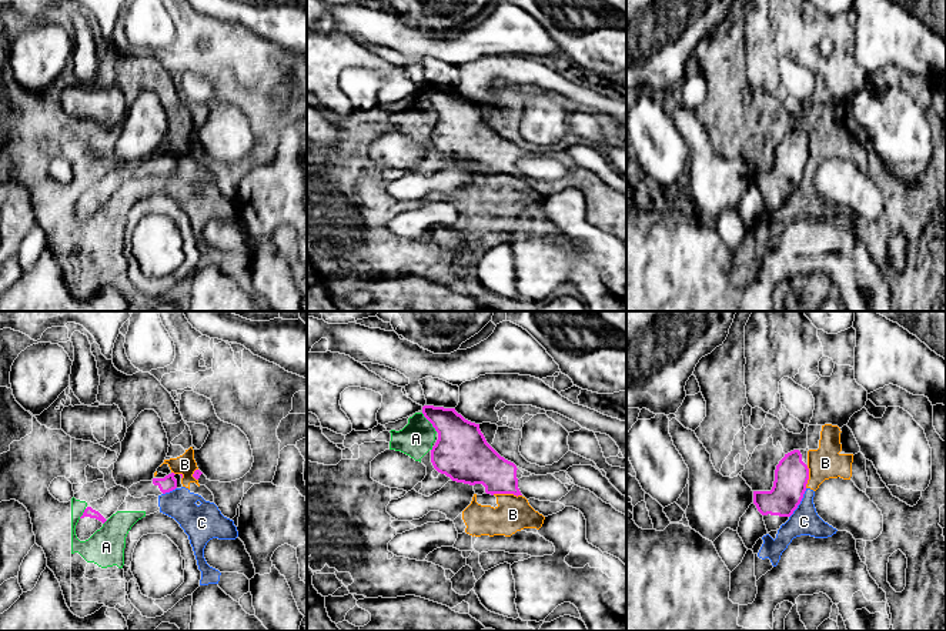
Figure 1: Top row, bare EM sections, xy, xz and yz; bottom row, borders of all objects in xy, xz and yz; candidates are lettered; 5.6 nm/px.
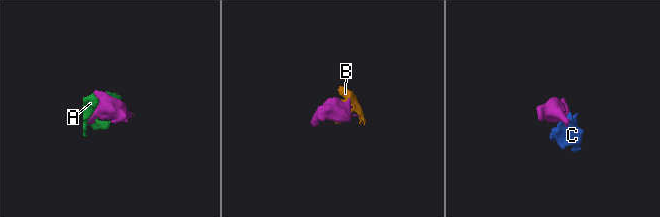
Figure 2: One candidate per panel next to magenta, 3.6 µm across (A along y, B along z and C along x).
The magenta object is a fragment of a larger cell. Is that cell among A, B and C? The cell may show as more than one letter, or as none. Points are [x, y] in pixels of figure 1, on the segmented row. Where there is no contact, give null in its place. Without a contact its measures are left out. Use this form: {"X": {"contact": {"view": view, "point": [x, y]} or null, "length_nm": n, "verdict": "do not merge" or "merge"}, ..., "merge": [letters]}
{"A": {"contact": {"view": "xz", "point": [430, 421]}, "length_nm": 140, "verdict": "do not merge"}, "B": {"contact": {"view": "xz", "point": [507, 493]}, "length_nm": 170, "verdict": "do not merge"}, "C": {"contact": {"view": "yz", "point": [799, 503]}, "length_nm": 190, "verdict": "do not merge"}, "merge": []}

